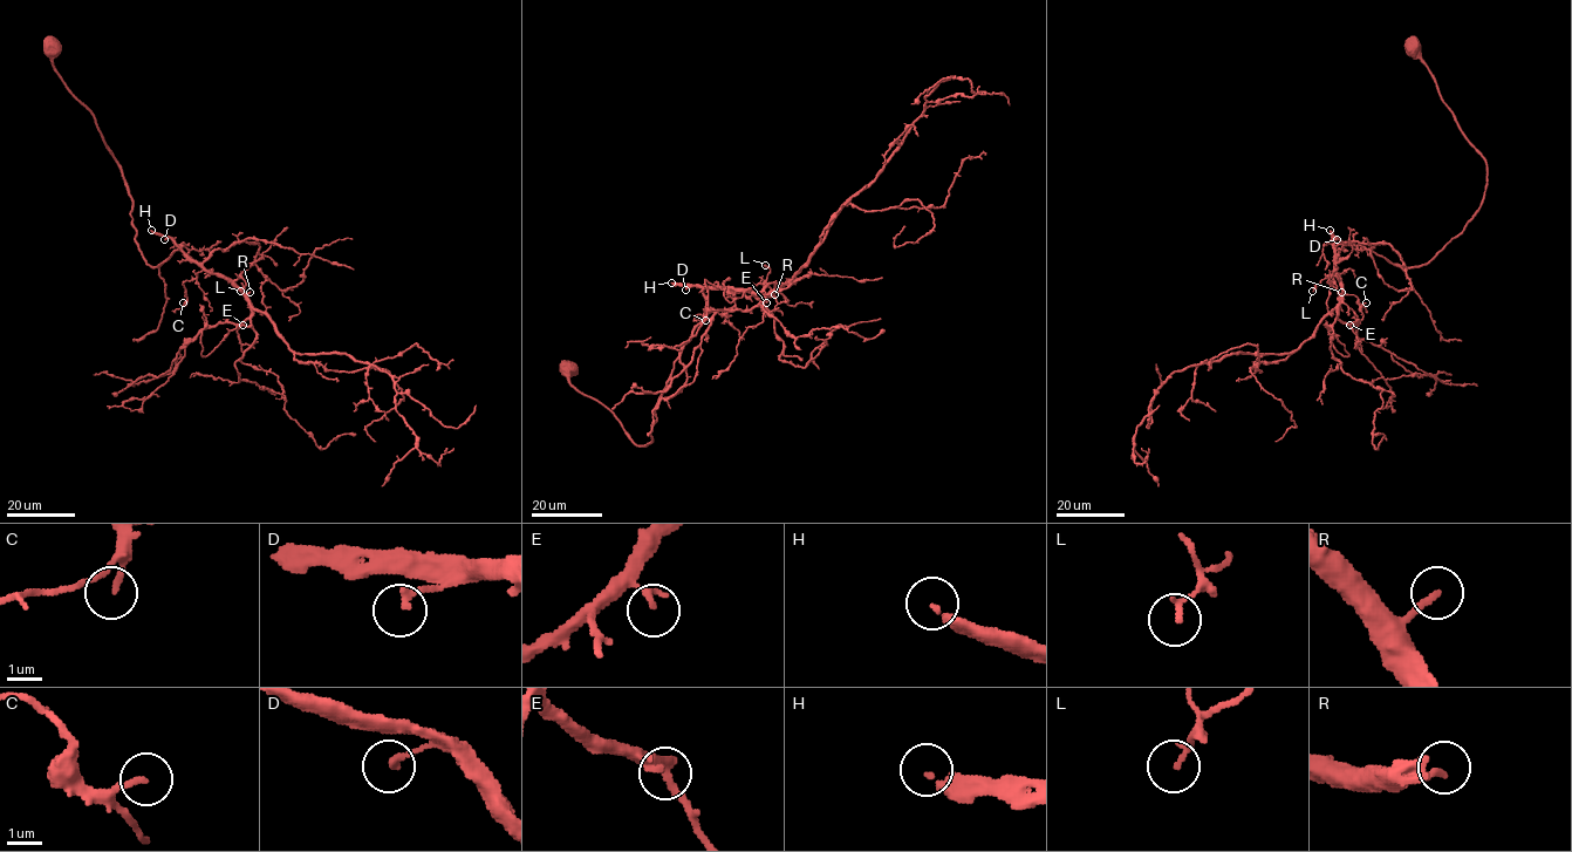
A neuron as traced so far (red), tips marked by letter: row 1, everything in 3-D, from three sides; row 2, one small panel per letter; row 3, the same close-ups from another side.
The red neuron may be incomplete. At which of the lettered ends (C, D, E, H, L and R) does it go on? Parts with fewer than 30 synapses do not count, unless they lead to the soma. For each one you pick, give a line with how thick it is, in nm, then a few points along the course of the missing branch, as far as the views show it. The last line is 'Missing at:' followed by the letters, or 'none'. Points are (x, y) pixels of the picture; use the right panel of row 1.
H: calibre 200 nm
R: calibre 200 nm; course (1341, 292), (1357, 272), (1347, 260)
Missing at: H, R

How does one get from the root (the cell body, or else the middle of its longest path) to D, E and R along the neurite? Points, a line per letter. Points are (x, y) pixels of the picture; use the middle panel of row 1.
D: (567, 366), (575, 388), (605, 406), (637, 445), (649, 443), (672, 362), (705, 313), (702, 290), (685, 290)
E: (567, 366), (568, 382), (646, 445), (672, 362), (705, 313), (702, 290), (776, 291), (766, 302)
R: (567, 366), (568, 382), (605, 406), (637, 445), (646, 445), (672, 362), (705, 313), (702, 290), (774, 294)

